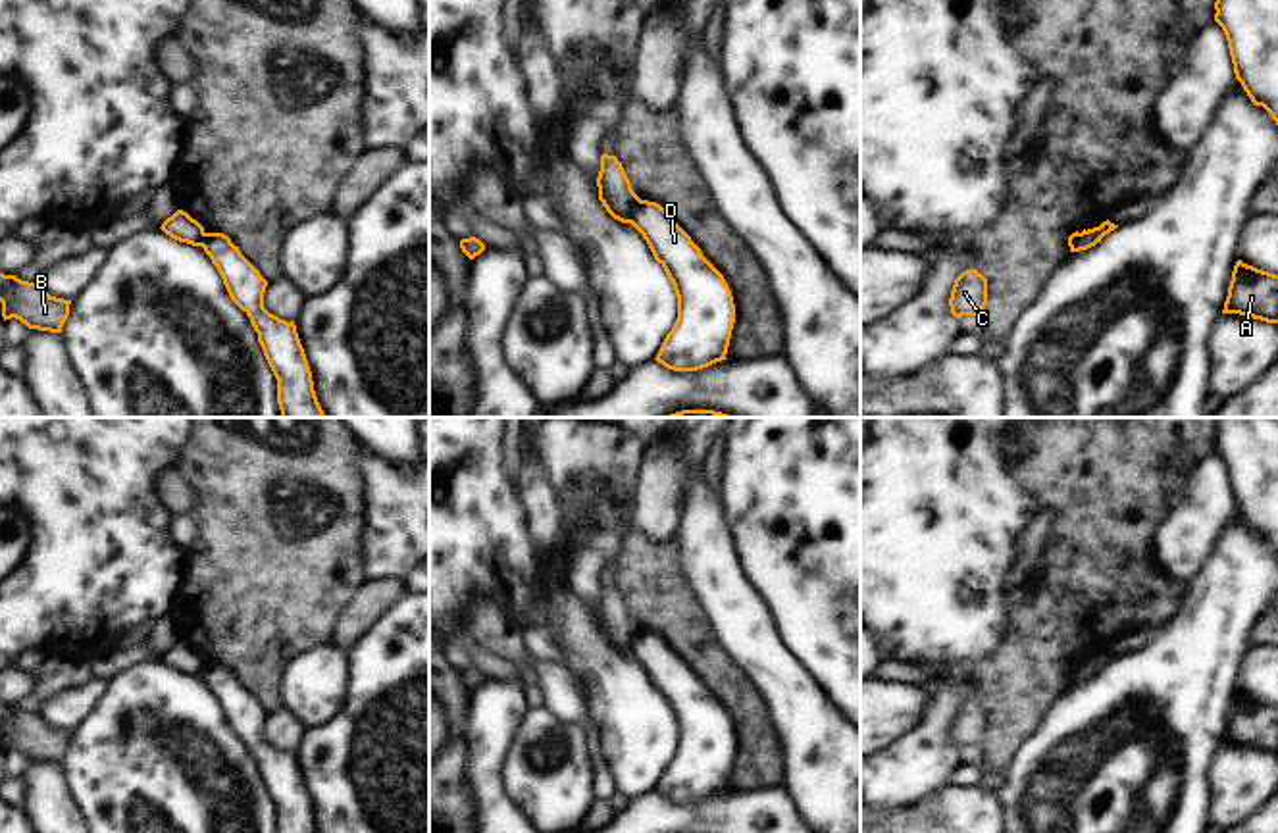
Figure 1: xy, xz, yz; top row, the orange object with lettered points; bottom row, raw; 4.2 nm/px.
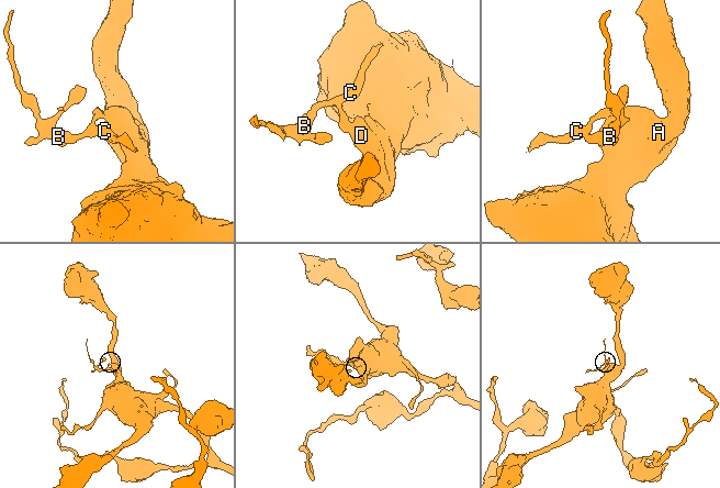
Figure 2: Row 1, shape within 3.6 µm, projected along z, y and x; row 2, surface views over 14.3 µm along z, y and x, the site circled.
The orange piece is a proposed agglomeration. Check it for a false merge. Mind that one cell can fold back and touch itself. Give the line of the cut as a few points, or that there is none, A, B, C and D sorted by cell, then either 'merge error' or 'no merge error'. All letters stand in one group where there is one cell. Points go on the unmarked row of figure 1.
cut in xz along (639, 630), (632, 639), (630, 653); A D / B C; merge error

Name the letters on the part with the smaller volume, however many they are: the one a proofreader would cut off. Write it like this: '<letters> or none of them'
B, C.

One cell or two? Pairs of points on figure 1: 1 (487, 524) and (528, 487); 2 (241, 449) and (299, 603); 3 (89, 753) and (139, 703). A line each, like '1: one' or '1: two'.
1: two
2: one
3: one

